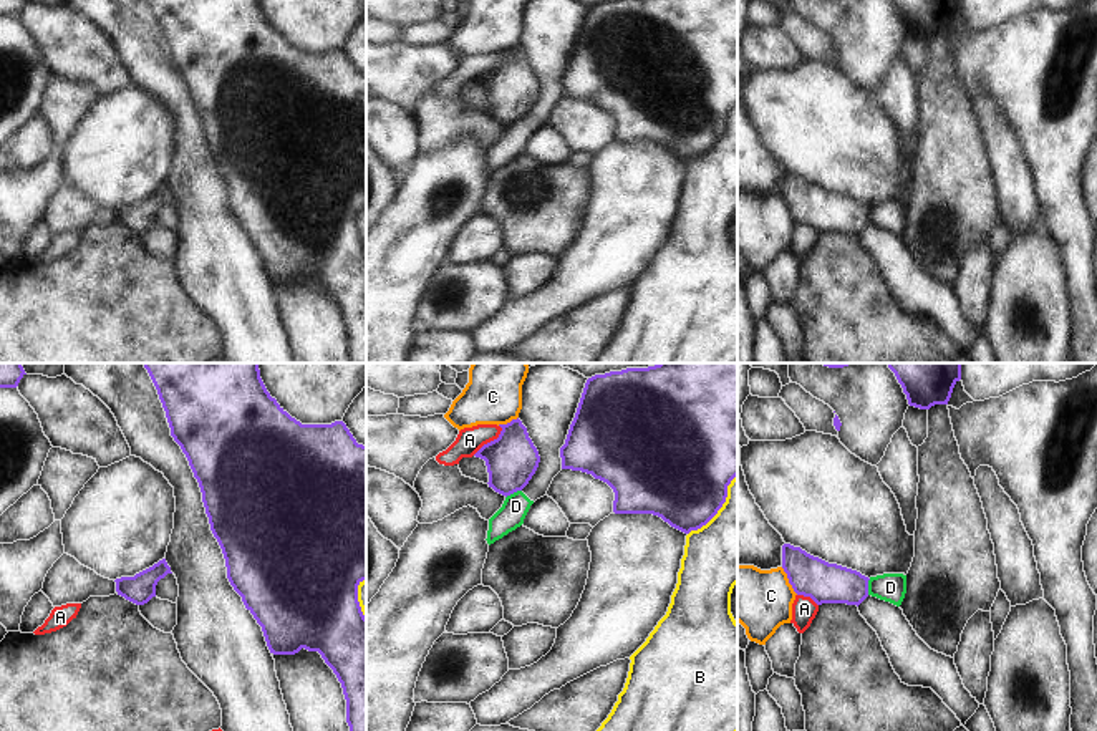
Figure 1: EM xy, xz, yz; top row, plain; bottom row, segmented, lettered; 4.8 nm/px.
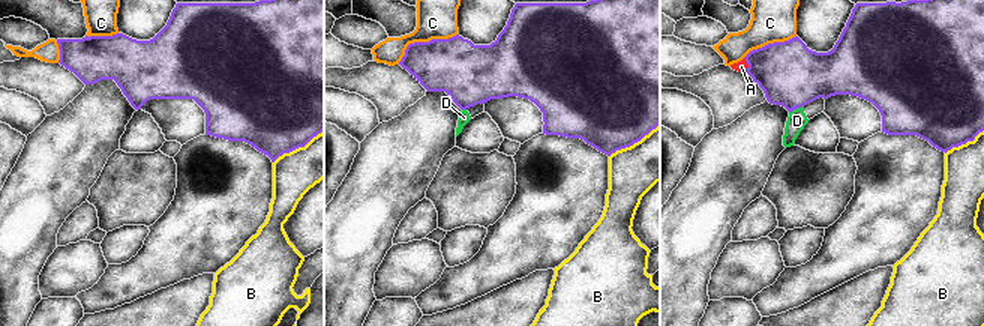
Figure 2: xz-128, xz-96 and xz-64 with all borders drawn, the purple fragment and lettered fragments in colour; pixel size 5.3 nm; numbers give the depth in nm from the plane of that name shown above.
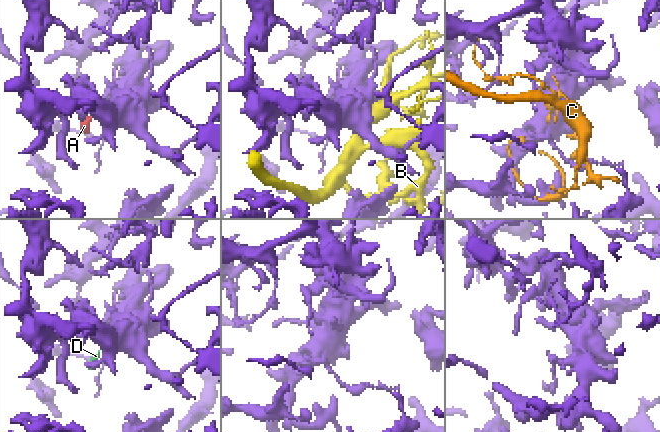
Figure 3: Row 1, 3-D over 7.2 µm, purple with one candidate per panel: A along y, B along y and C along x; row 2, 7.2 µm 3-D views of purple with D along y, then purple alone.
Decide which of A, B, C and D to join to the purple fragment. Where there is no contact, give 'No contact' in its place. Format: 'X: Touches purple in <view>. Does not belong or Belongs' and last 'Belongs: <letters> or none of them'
A: Touches purple in xz. Does not belong
B: Touches purple in xz. Does not belong
C: Touches purple in yz. Does not belong
D: Touches purple in xz. Does not belong
Belongs: none of them

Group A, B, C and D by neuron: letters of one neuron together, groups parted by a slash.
A / B / C / D

